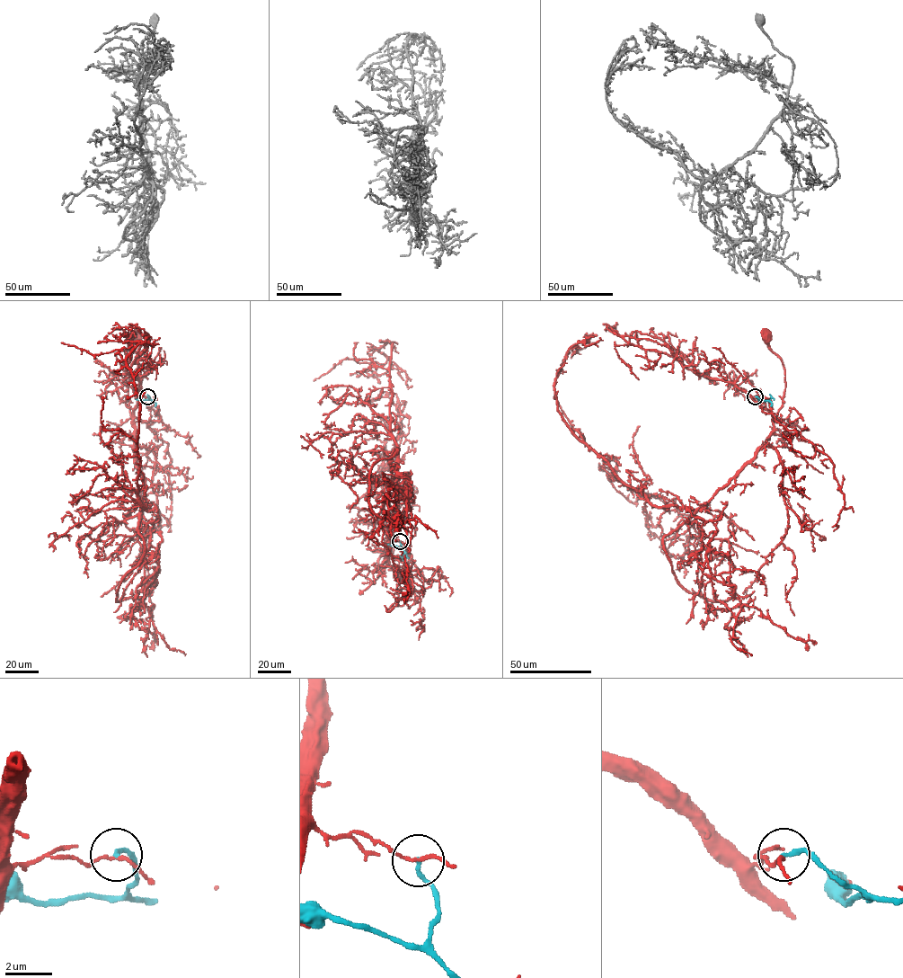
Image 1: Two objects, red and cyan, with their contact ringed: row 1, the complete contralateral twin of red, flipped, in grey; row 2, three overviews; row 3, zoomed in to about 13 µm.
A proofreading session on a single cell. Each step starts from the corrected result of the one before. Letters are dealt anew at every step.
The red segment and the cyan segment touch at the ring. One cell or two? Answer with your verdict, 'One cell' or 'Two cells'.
Two cells

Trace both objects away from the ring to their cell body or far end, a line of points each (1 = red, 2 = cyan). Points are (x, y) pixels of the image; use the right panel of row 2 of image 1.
1: (755, 396), (753, 398), (774, 418), (783, 404), (785, 369), (782, 361), (769, 347), (766, 335)
2: (755, 396), (767, 400), (772, 397), (769, 394)

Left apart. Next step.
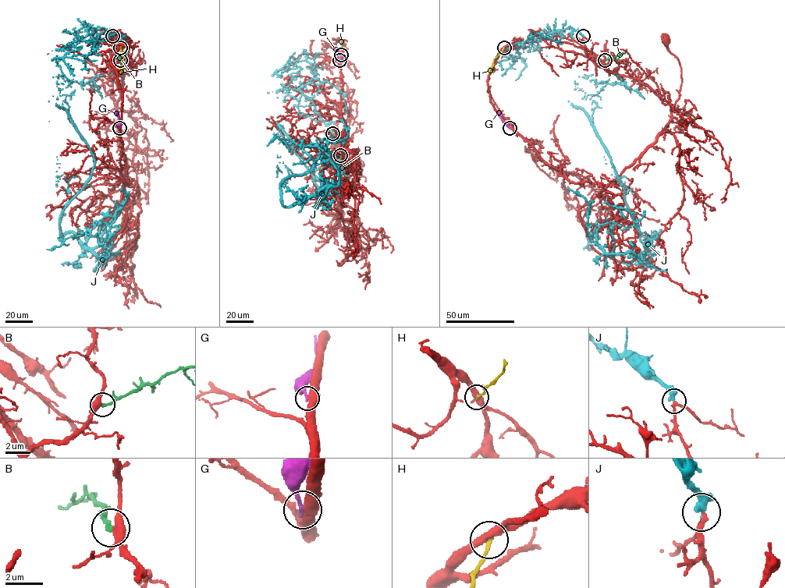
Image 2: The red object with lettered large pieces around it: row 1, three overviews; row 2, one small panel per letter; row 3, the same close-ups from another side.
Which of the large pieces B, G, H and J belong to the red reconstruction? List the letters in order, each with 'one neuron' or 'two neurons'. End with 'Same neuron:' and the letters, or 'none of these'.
B: one neuron
G: two neurons
H: two neurons
J: two neurons
Same neuron: B

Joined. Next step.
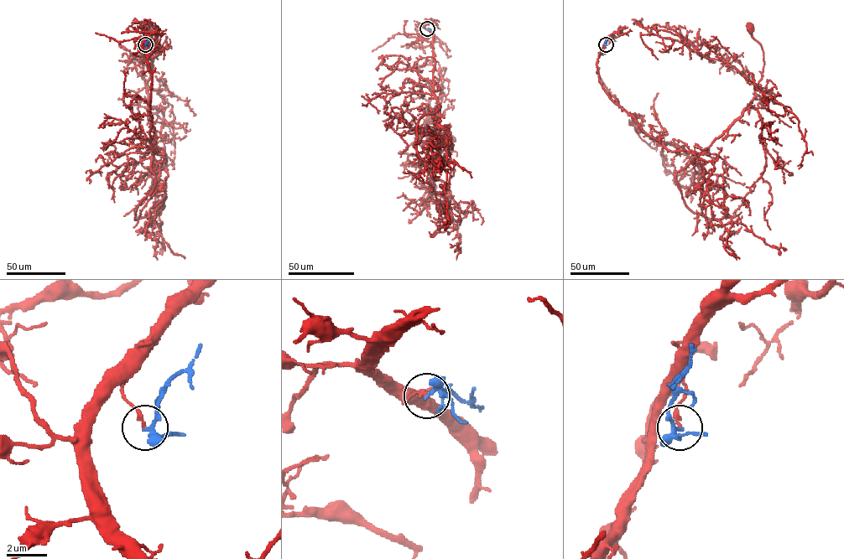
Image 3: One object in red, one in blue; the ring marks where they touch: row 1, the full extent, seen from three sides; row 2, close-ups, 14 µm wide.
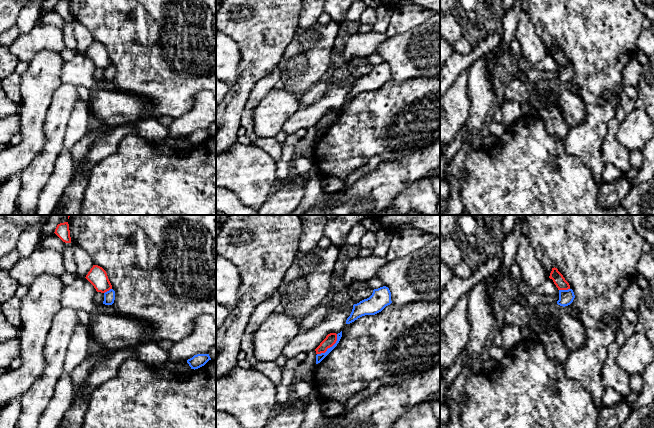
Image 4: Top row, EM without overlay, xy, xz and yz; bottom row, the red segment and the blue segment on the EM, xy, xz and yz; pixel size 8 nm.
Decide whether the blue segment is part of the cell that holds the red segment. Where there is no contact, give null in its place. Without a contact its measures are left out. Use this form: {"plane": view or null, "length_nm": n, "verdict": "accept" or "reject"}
{"plane": "xz", "length_nm": 240, "verdict": "reject"}

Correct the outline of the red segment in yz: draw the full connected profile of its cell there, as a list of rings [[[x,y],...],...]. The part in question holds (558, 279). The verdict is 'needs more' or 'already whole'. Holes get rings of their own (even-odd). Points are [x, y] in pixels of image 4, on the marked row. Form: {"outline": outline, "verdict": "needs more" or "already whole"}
{"outline": [[[552,268],[552,271],[549,276],[550,279],[553,280],[554,284],[558,288],[558,290],[568,290],[570,289],[569,283],[565,280],[563,275],[558,271],[557,268]]], "verdict": "already whole"}

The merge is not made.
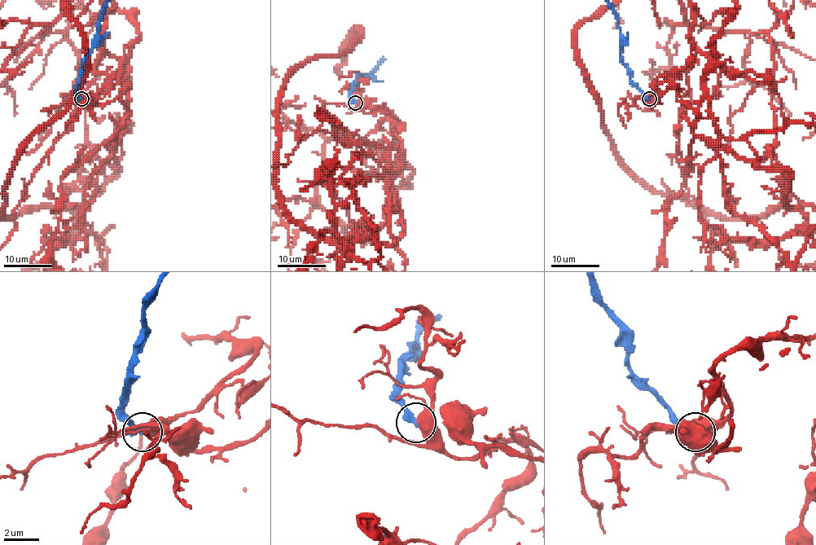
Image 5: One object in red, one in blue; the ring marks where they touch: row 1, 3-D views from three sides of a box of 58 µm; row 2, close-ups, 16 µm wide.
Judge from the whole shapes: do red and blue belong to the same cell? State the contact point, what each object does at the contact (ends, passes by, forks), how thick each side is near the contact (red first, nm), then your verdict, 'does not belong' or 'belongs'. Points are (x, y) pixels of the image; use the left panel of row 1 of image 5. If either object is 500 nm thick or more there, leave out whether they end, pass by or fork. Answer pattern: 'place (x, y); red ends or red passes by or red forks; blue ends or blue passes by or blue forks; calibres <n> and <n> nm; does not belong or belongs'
place (81, 98); red forks; blue ends; calibres 460 and 320 nm; does not belong

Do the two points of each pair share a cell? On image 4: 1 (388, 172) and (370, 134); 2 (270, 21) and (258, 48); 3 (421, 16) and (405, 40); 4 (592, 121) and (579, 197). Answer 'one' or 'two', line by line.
1: two
2: one
3: two
4: two

